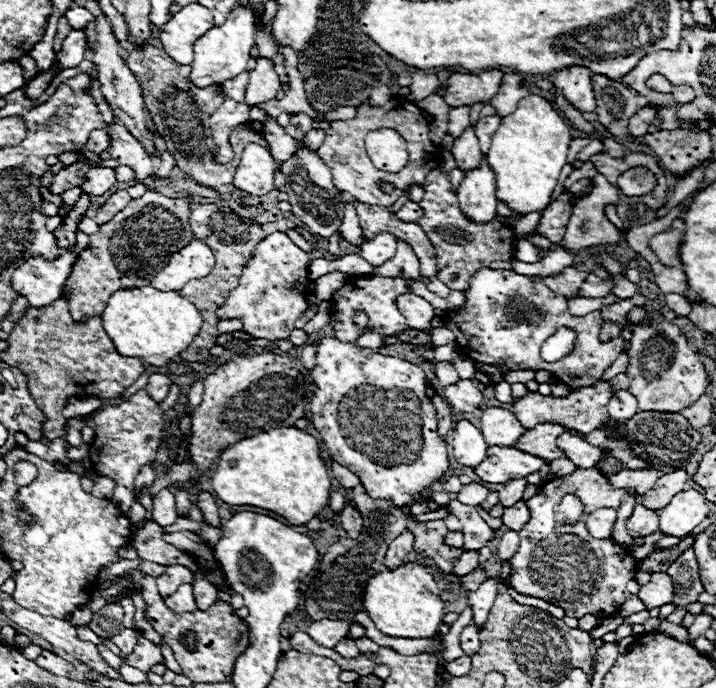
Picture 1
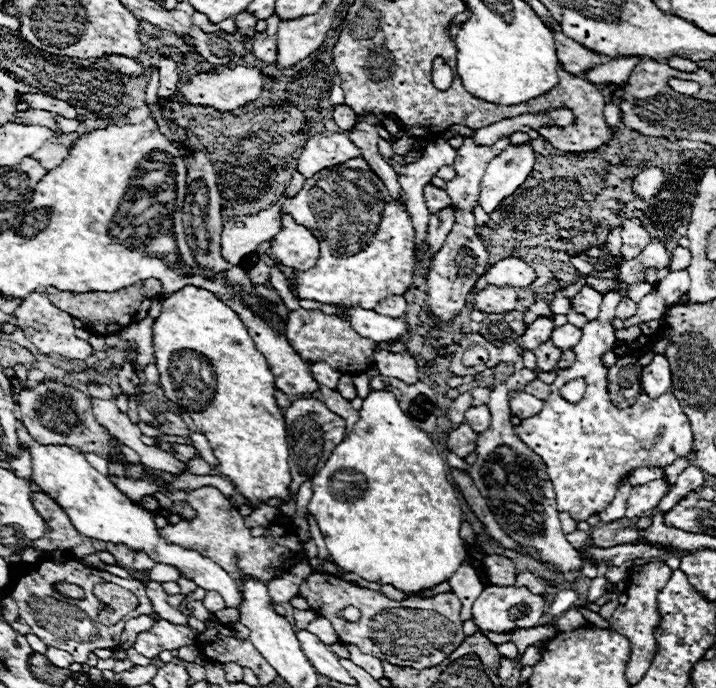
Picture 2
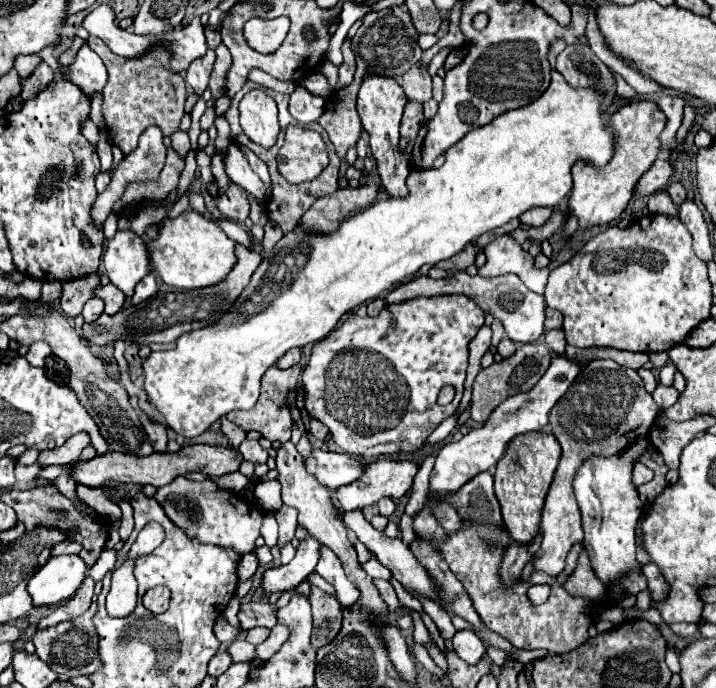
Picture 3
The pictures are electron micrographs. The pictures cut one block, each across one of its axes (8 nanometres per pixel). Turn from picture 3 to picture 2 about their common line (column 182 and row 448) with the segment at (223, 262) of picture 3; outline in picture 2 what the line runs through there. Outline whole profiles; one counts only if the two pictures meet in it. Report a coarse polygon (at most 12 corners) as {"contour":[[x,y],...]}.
{"contour":[[162,302],[160,386],[252,504],[288,502],[282,408],[238,314]]}

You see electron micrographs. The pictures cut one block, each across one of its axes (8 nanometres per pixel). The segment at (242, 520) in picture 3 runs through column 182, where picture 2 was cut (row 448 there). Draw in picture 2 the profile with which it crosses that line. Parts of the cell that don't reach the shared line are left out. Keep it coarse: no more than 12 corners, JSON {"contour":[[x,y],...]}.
{"contour":[[508,388],[468,474],[500,528],[572,580],[544,460],[516,436]]}

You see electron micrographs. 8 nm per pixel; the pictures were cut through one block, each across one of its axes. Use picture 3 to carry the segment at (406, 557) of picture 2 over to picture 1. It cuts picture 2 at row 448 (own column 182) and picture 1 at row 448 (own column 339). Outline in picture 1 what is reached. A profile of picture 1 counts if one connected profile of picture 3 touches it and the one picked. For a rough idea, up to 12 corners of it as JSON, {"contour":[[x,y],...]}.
{"contour":[[274,428],[226,448],[216,496],[304,526],[332,478],[316,436]]}

